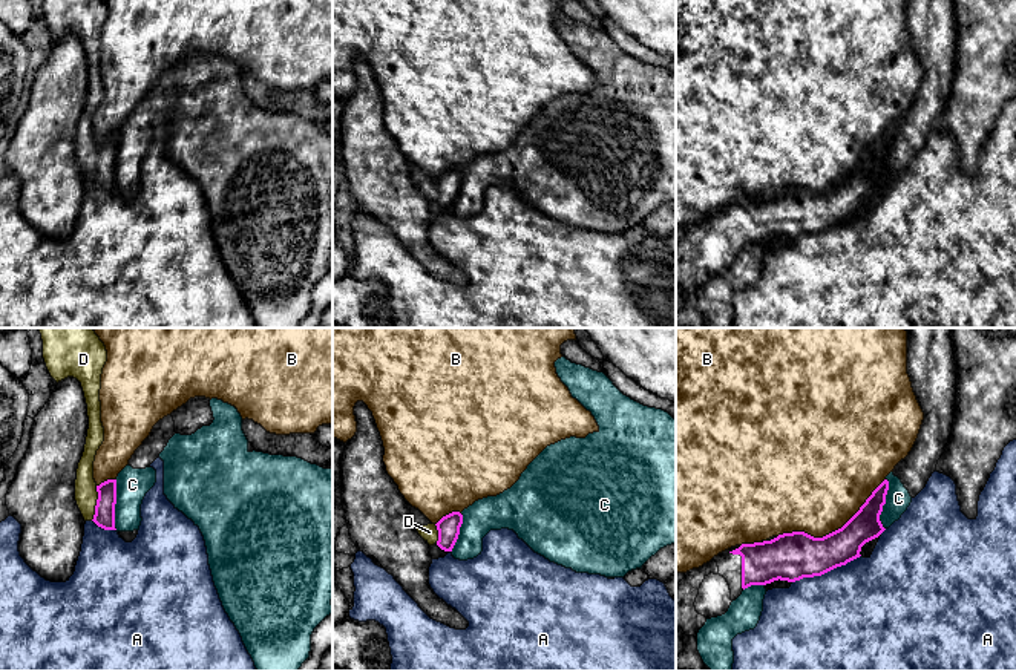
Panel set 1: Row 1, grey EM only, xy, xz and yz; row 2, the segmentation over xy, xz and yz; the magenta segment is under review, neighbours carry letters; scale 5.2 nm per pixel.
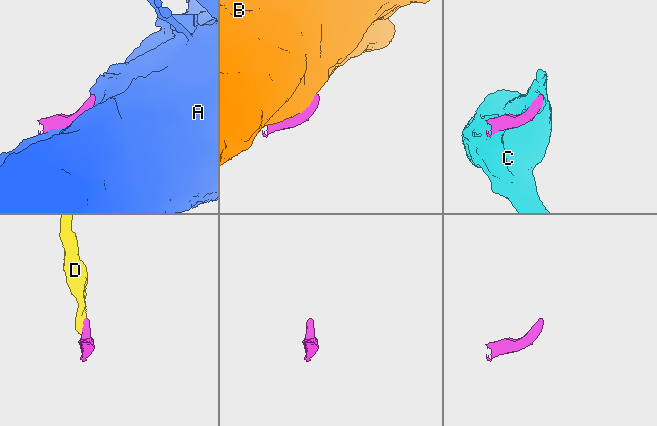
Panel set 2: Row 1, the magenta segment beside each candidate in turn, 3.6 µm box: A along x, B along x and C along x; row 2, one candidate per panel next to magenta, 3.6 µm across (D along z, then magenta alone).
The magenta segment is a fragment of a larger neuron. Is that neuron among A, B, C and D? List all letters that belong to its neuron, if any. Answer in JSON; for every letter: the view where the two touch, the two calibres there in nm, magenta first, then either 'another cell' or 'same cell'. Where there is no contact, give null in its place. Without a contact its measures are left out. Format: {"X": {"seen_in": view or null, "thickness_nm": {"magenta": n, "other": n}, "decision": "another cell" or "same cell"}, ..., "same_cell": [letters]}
{"A": {"seen_in": "yz", "thickness_nm": {"magenta": 260, "other": 500}, "decision": "another cell"}, "B": {"seen_in": "yz", "thickness_nm": {"magenta": 260, "other": 480}, "decision": "another cell"}, "C": {"seen_in": "xy", "thickness_nm": {"magenta": 110, "other": 170}, "decision": "another cell"}, "D": {"seen_in": "xy", "thickness_nm": {"magenta": 110, "other": 120}, "decision": "same cell"}, "same_cell": ["D"]}

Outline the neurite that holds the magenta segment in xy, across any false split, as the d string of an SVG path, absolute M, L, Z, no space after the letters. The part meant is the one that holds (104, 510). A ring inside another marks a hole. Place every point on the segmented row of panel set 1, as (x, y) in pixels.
M38 328L43 340L43 358L51 377L58 383L74 377L81 383L89 417L89 429L83 457L78 463L75 480L75 501L84 521L93 521L104 530L115 529L116 480L107 480L100 486L93 480L93 461L97 450L104 441L104 427L101 423L101 374L107 362L104 343L92 328Z

